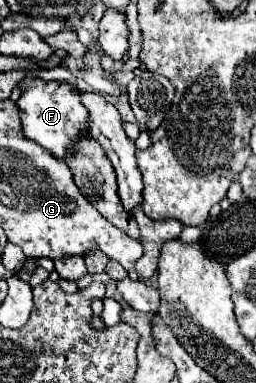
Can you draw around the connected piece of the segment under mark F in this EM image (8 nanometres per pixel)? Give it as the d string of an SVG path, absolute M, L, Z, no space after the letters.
M27 78L19 84L21 98L17 100L19 116L23 122L23 134L35 140L45 150L55 154L55 158L65 160L71 156L71 144L81 132L87 130L87 110L79 102L75 86L65 82L43 82L39 78Z

